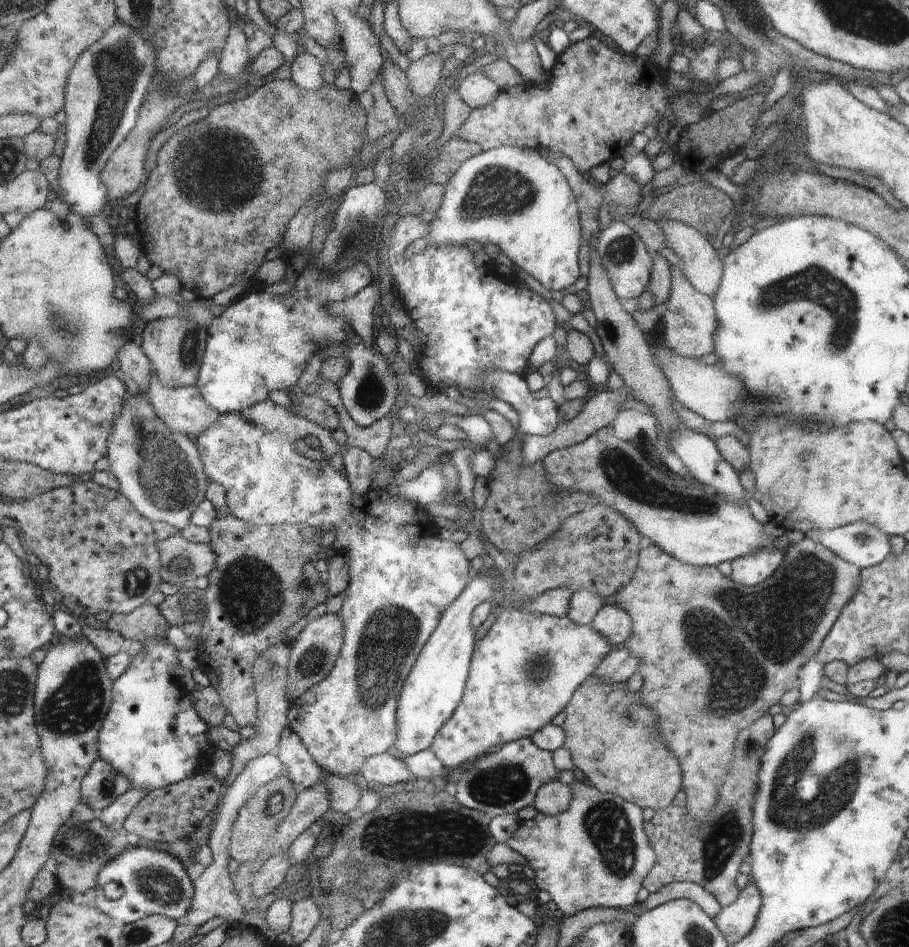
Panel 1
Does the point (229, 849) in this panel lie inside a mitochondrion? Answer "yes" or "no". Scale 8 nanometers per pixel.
no

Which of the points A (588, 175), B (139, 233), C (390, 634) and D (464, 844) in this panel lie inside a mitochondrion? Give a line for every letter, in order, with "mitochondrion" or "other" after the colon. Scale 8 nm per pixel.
A: other
B: other
C: mitochondrion
D: mitochondrion

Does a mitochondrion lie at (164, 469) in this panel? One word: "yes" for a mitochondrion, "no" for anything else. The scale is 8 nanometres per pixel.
yes

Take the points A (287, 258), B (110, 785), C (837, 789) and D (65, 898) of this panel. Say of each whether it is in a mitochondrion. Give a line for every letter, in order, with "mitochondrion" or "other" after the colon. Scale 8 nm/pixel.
A: other
B: mitochondrion
C: mitochondrion
D: other

